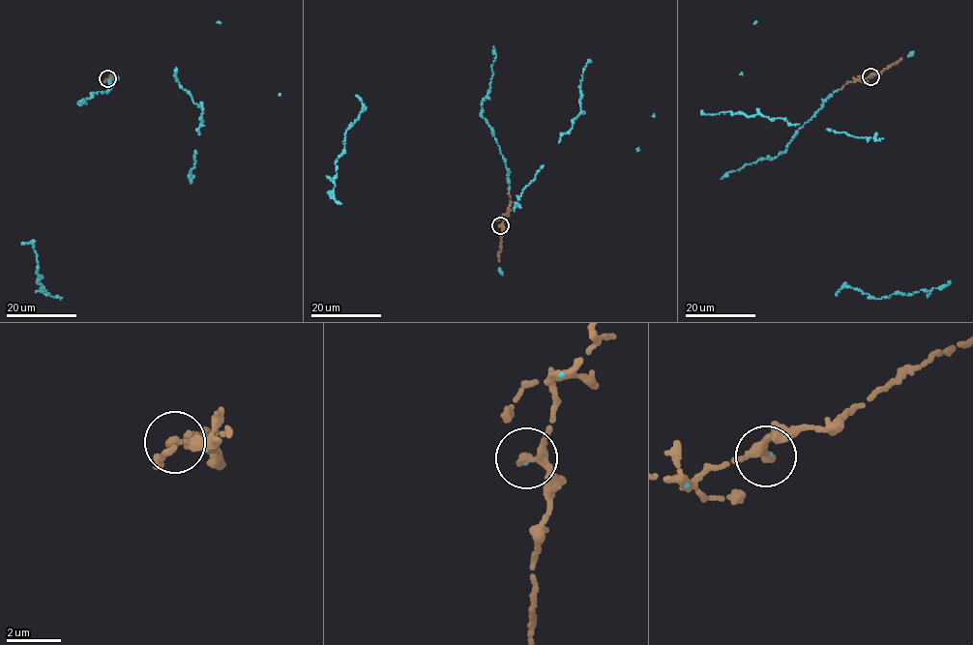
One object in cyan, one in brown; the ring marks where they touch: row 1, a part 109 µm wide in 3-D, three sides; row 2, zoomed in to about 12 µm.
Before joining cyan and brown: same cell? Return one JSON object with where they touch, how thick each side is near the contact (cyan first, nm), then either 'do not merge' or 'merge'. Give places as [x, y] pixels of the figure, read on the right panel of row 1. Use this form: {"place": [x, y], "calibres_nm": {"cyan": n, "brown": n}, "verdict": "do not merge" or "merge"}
{"place": [870, 76], "calibres_nm": {"cyan": 70, "brown": 280}, "verdict": "merge"}

